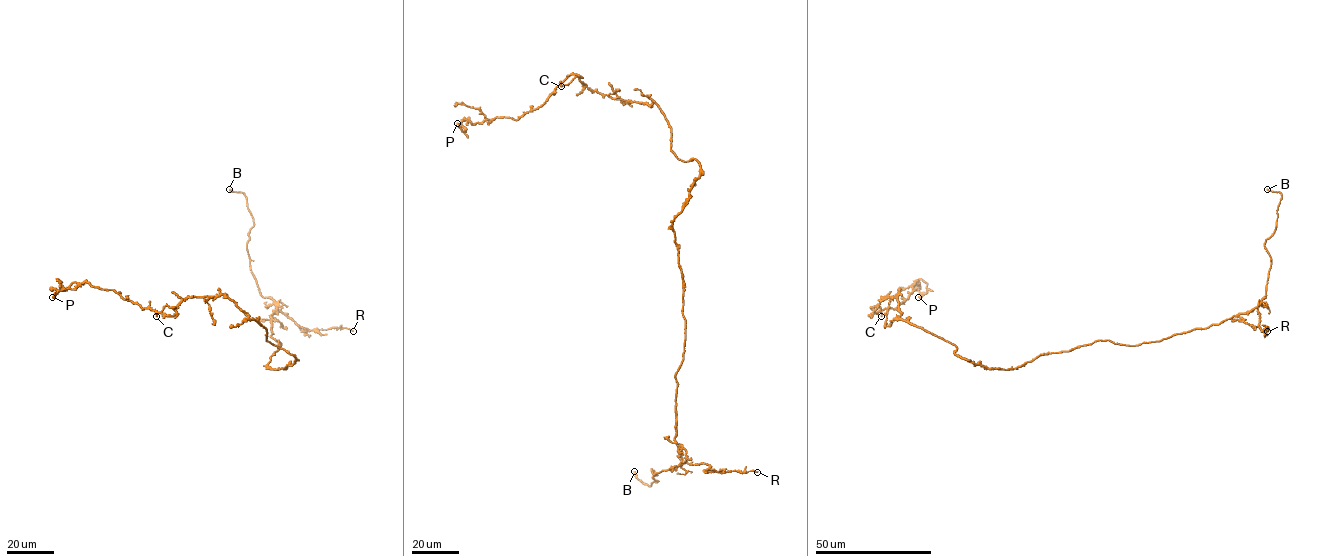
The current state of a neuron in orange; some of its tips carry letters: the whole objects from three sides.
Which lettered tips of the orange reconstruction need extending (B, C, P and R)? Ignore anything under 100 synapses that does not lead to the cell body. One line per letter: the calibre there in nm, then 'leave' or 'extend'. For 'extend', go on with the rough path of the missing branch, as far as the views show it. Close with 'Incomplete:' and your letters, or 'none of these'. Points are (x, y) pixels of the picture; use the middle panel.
B: 320 nm thick; extend; missing branch runs (634, 471), (634, 460), (629, 454)
C: 240 nm thick; leave
P: 380 nm thick; leave
R: 180 nm thick; leave
Incomplete: B

